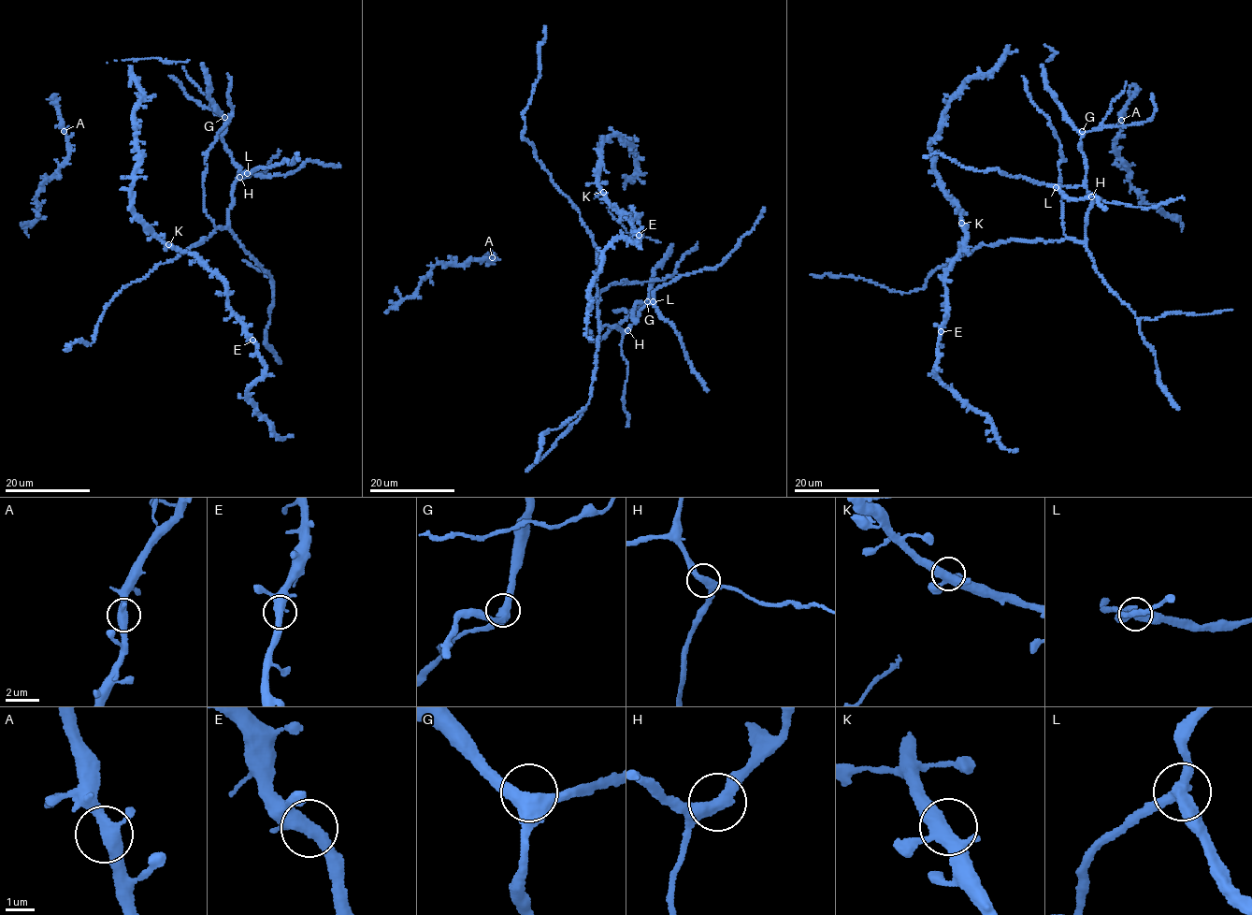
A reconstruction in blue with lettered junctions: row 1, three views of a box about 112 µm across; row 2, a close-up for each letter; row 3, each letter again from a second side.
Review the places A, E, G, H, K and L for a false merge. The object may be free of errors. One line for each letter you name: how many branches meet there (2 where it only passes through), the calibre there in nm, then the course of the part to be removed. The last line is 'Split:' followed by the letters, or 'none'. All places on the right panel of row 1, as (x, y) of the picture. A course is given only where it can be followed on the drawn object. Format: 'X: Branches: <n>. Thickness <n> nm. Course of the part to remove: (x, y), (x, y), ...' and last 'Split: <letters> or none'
L: Branches: 3. Thickness 380 nm. Course of the part to remove: (1056, 186), (1070, 198), (1095, 196), (1105, 210)
Split: L

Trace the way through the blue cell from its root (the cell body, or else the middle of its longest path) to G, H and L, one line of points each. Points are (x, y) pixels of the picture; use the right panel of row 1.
G: (1088, 211), (1093, 198), (1086, 184), (1082, 131)
H: (1088, 211), (1092, 196)
L: (1088, 211), (1093, 198), (1087, 189), (1082, 186), (1056, 186)

